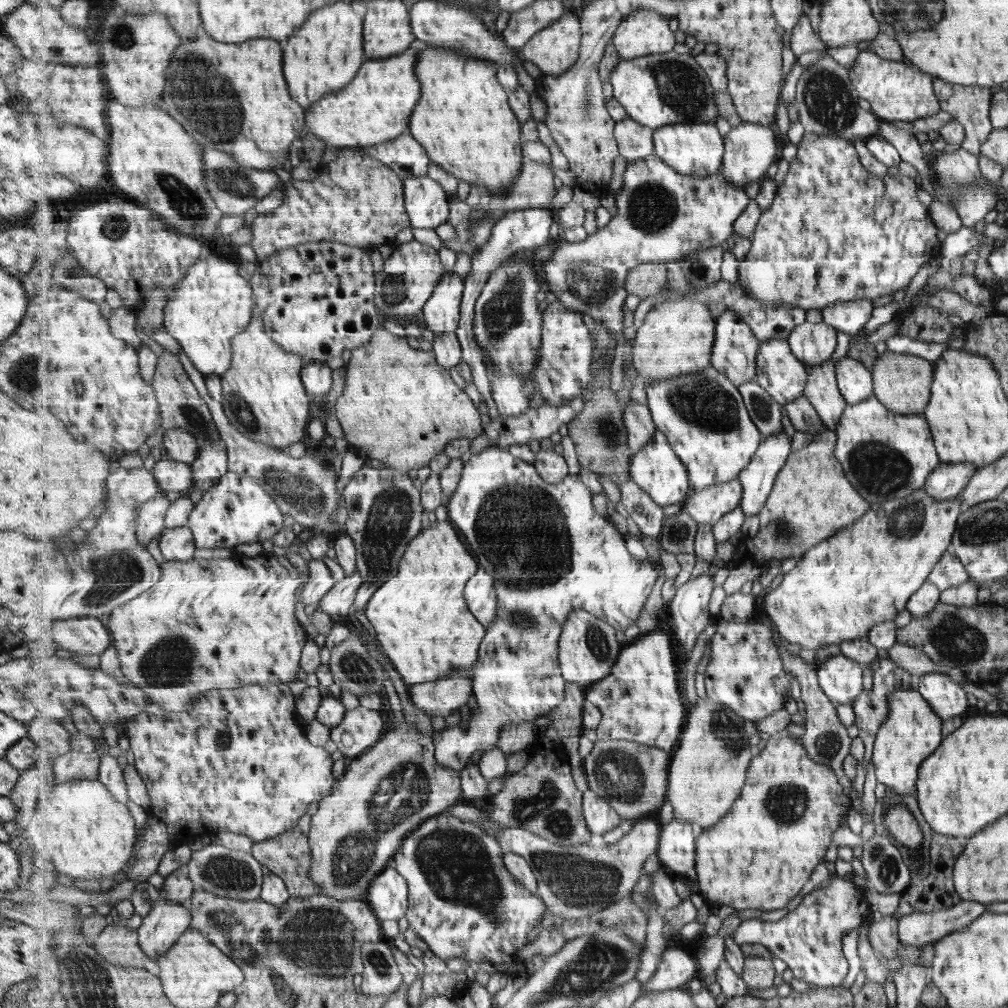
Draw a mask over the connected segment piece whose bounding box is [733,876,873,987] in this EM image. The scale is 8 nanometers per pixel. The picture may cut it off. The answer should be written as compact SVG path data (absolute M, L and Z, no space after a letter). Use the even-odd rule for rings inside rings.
M836 876L827 886L807 893L795 909L778 921L747 919L735 931L733 938L739 946L747 943L762 944L769 950L771 956L780 958L788 965L795 978L815 984L817 987L841 987L849 974L849 962L843 952L843 939L847 938L847 935L851 934L855 928L860 928L863 924L868 923L872 910L863 888L843 877Z

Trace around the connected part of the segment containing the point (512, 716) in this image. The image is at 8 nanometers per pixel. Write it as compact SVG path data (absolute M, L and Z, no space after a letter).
M489 446L484 451L472 455L465 463L462 479L460 480L457 490L453 496L447 501L447 516L450 522L457 526L470 544L479 564L485 566L487 572L495 579L499 578L523 578L523 590L521 588L511 588L511 586L497 586L498 590L498 617L494 624L487 629L485 638L480 648L479 663L473 668L474 678L474 696L477 702L477 708L473 708L473 719L469 723L460 722L458 725L450 727L445 726L439 732L433 732L431 740L435 744L436 759L443 766L453 771L461 772L470 762L469 758L475 752L482 751L485 754L487 751L497 749L499 747L499 735L502 733L502 728L506 728L507 724L525 724L533 722L536 719L543 718L543 715L555 710L559 705L563 704L566 699L566 680L563 678L562 667L559 663L560 654L560 638L568 620L568 616L574 611L583 609L591 612L594 616L605 620L611 624L617 631L627 630L628 626L635 623L645 602L649 600L649 594L653 592L653 586L657 582L659 574L656 570L656 564L648 559L636 560L631 556L627 546L625 546L624 534L615 526L611 520L611 514L599 515L597 510L593 508L593 494L591 490L581 482L579 476L569 475L563 482L557 484L549 484L539 474L538 468L534 464L529 464L527 461L516 457L511 451L503 450Z

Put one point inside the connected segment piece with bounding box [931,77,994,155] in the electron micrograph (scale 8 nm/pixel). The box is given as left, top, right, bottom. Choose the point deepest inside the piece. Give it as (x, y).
(969, 105)

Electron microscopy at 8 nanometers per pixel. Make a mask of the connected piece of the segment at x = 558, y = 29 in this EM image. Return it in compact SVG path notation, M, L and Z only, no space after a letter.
M563 16L563 20L556 20L551 27L533 36L520 51L521 56L534 63L543 72L543 75L561 76L566 74L579 60L581 50L582 22L575 16Z

